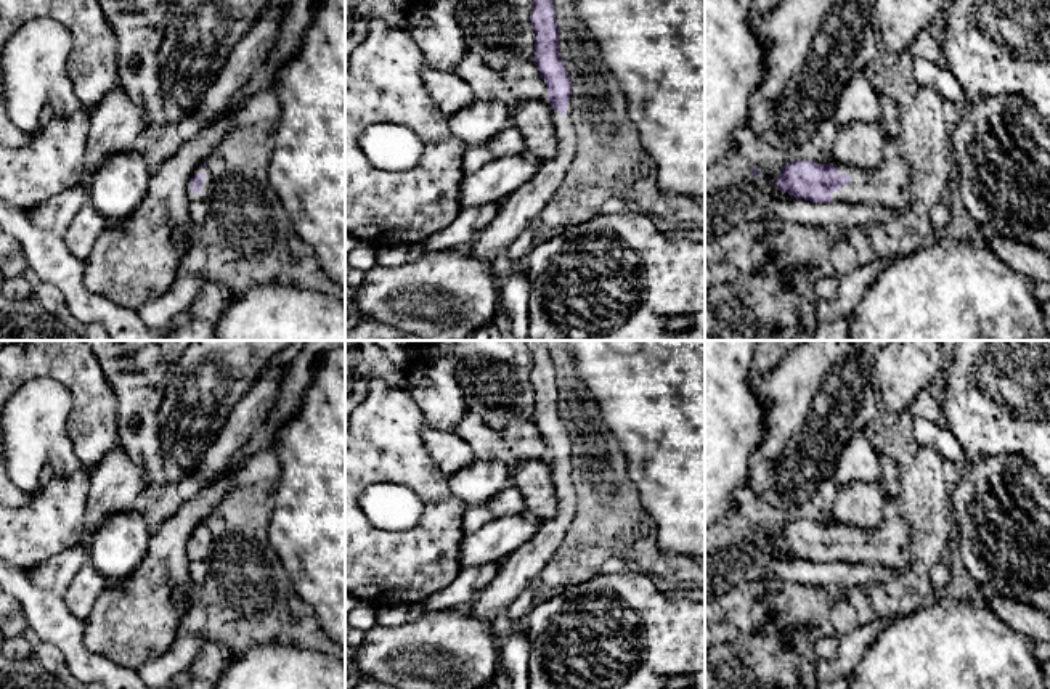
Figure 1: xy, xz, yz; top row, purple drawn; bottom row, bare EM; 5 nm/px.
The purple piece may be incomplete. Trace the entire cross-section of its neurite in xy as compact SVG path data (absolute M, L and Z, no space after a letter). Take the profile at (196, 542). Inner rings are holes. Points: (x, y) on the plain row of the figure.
M206 524L194 528L188 544L186 556L189 562L204 562L212 546L212 532Z

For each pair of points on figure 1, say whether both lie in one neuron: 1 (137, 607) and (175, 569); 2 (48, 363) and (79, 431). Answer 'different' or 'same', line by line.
1: same
2: same

